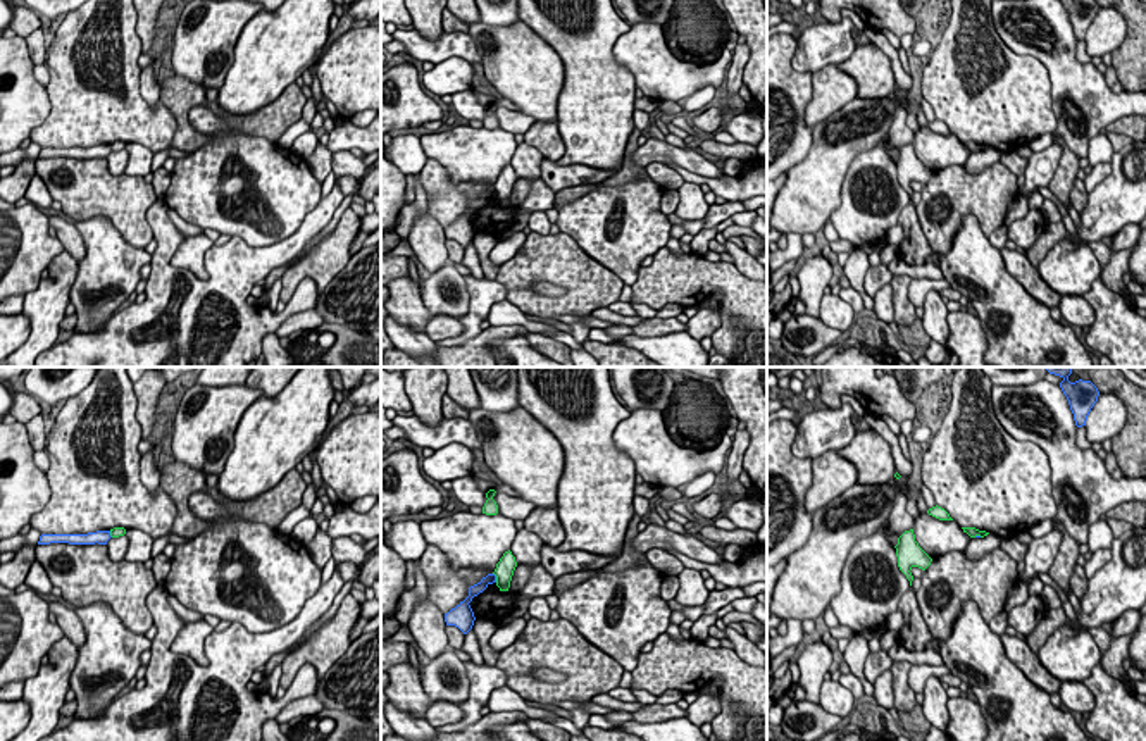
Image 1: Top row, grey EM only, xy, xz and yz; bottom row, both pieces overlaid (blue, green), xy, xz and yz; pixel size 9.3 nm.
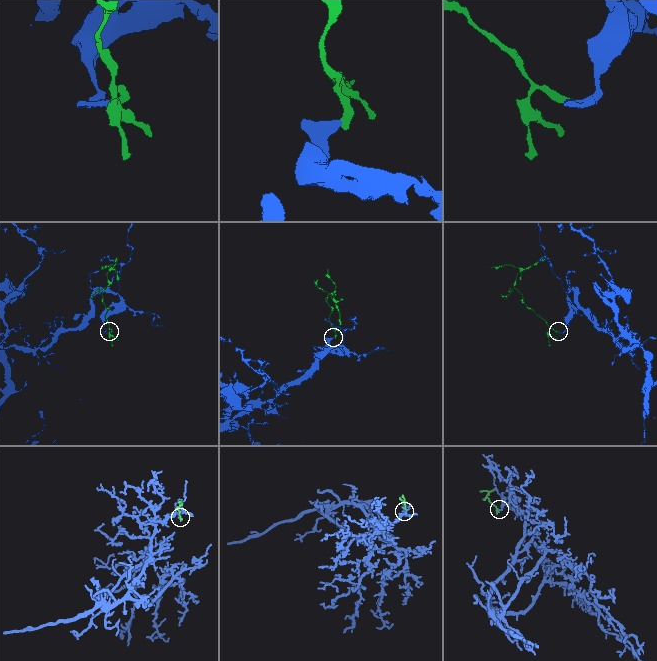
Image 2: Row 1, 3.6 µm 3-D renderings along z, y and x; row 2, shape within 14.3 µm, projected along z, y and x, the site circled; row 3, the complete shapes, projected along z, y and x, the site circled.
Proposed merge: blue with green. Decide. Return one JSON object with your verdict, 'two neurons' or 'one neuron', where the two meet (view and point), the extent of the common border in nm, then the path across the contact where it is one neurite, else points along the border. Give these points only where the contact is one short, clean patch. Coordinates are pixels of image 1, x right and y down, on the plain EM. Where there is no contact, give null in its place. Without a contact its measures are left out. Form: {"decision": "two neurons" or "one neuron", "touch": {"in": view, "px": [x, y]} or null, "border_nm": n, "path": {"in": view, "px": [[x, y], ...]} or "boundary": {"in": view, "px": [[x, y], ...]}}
{"decision": "two neurons", "touch": {"in": "xz", "px": [495, 192]}, "border_nm": 100, "boundary": {"in": "xz", "px": [[493, 186], [497, 195]]}}

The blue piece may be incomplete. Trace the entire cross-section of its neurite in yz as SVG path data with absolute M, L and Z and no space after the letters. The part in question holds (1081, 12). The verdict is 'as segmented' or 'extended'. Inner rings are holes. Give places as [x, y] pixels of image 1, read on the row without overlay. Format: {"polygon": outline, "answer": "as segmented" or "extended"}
{"polygon": "M1060 0L1068 14L1077 41L1086 40L1087 29L1098 16L1099 5L1096 0Z", "answer": "as segmented"}

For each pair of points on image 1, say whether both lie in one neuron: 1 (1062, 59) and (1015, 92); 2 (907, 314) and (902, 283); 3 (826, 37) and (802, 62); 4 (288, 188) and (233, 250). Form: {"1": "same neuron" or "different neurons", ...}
{"1": "different neurons", "2": "same neuron", "3": "same neuron", "4": "different neurons"}

